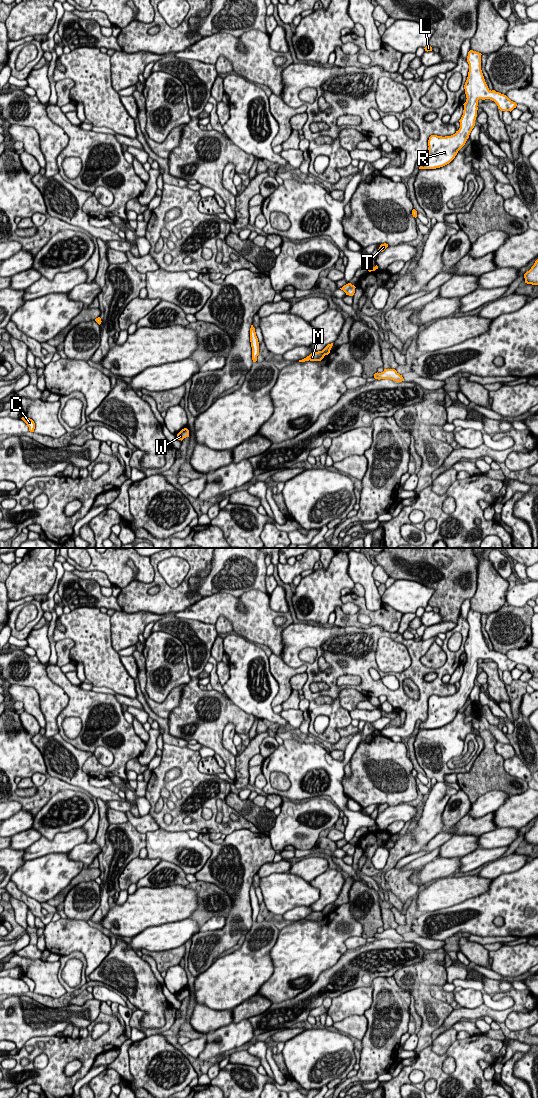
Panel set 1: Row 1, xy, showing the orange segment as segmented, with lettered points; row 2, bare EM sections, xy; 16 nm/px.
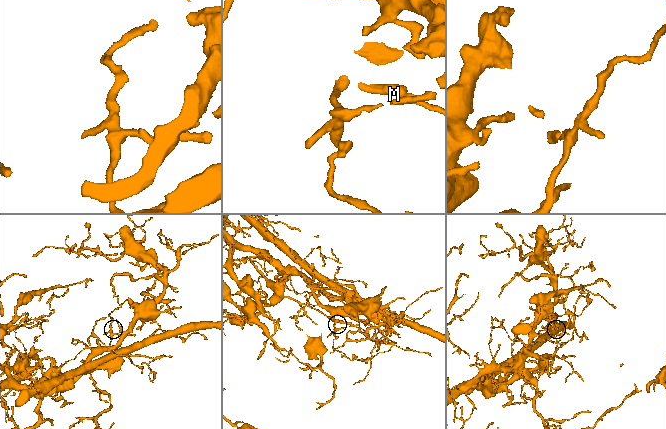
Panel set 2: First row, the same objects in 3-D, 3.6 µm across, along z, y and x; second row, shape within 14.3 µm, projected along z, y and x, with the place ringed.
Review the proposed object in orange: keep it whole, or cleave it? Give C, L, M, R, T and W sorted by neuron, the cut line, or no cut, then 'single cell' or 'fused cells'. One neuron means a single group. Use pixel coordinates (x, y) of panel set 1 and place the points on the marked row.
C L R T / M W | xy (320, 351), (324, 355) | fused cells

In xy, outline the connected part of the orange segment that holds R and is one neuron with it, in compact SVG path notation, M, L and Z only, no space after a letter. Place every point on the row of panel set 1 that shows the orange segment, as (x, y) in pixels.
M470 50L467 56L468 77L464 85L466 102L460 122L460 128L451 136L431 135L428 140L428 157L421 162L419 169L436 169L449 164L465 145L477 117L478 100L490 99L501 111L512 111L517 104L506 95L490 90L481 70L481 53Z

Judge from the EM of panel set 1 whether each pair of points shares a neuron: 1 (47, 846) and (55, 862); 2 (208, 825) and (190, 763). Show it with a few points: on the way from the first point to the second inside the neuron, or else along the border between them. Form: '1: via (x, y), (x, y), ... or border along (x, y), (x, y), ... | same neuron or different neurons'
1: border along (67, 852), (52, 852), (28, 860) | different neurons
2: via (189, 814), (179, 810), (194, 782) | same neuron

